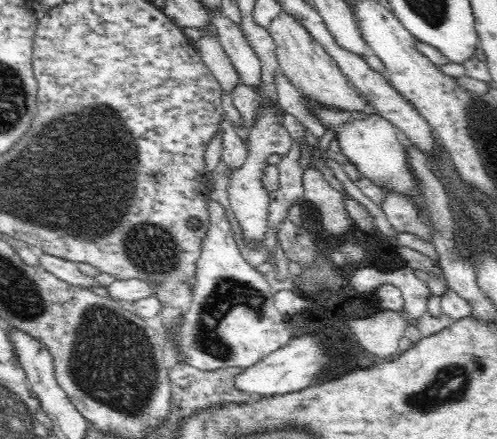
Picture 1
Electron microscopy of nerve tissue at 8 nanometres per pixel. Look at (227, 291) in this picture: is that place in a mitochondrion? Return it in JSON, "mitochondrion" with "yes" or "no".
{"mitochondrion":"yes"}

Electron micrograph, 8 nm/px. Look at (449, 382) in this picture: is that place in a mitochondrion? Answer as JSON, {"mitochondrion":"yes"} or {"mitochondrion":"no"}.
{"mitochondrion":"yes"}

